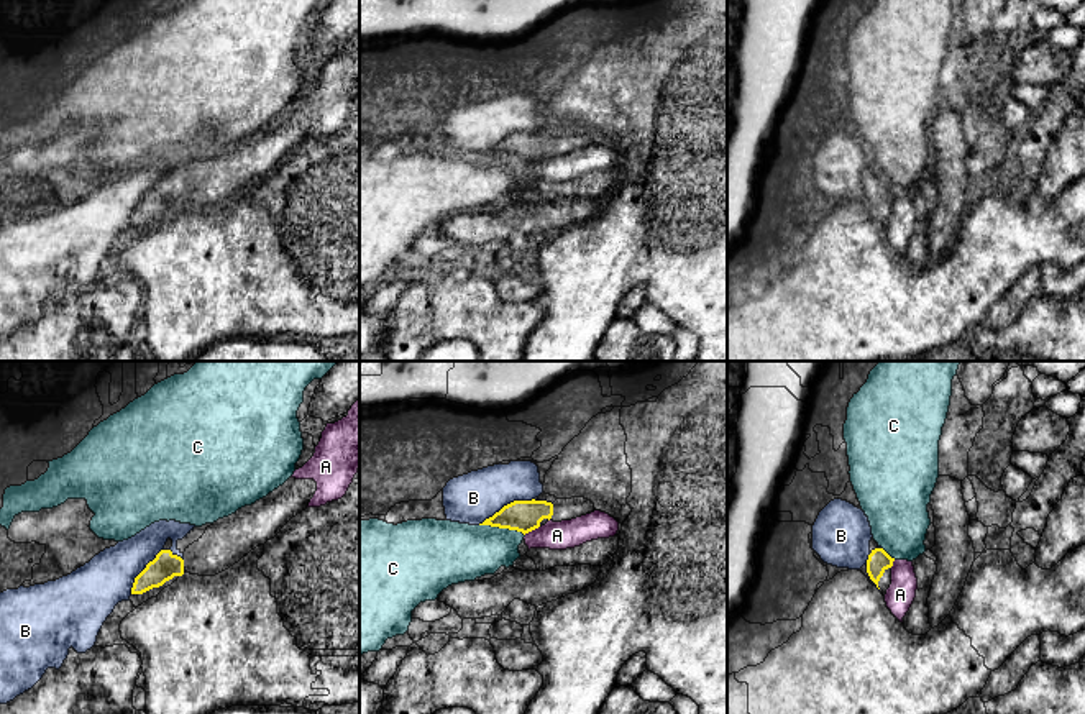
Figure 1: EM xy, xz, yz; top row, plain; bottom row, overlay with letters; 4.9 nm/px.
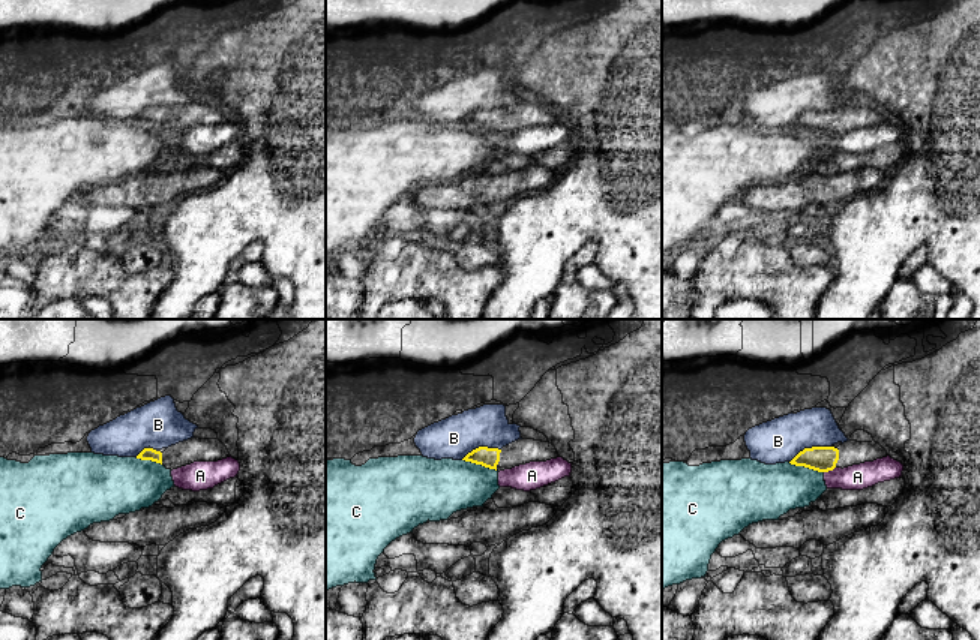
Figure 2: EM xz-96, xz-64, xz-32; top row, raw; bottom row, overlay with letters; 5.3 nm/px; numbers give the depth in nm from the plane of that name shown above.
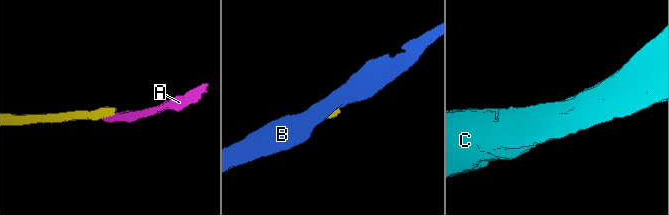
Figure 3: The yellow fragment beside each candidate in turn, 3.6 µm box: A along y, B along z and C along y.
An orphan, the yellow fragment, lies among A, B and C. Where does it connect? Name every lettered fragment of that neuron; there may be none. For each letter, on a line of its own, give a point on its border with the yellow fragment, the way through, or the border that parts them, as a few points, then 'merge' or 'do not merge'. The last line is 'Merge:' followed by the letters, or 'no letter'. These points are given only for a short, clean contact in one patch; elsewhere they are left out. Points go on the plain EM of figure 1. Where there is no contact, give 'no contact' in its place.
A: meets yellow in xz at (531, 163); border along xz (539, 158), (524, 166); do not merge
B: meets yellow in xz at (508, 137); do not merge
C: meets yellow in xz at (503, 160); do not merge
Merge: no letter

